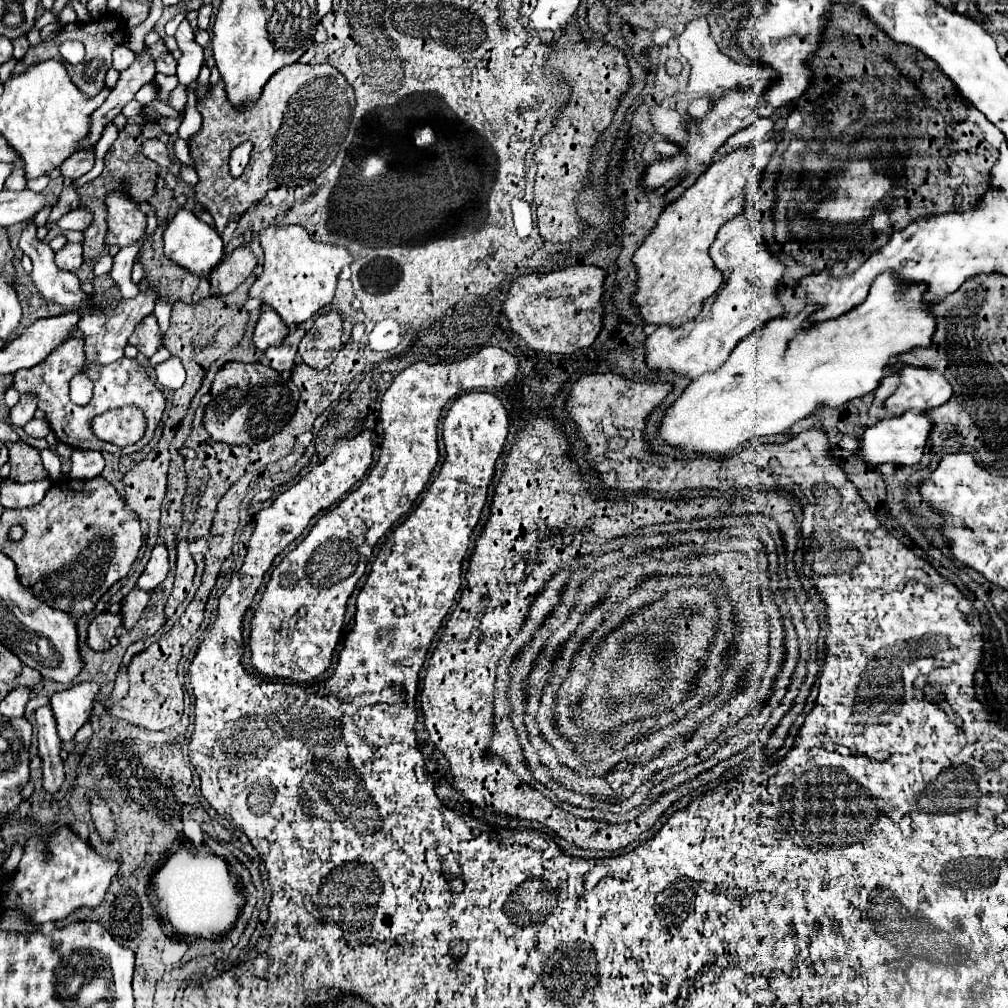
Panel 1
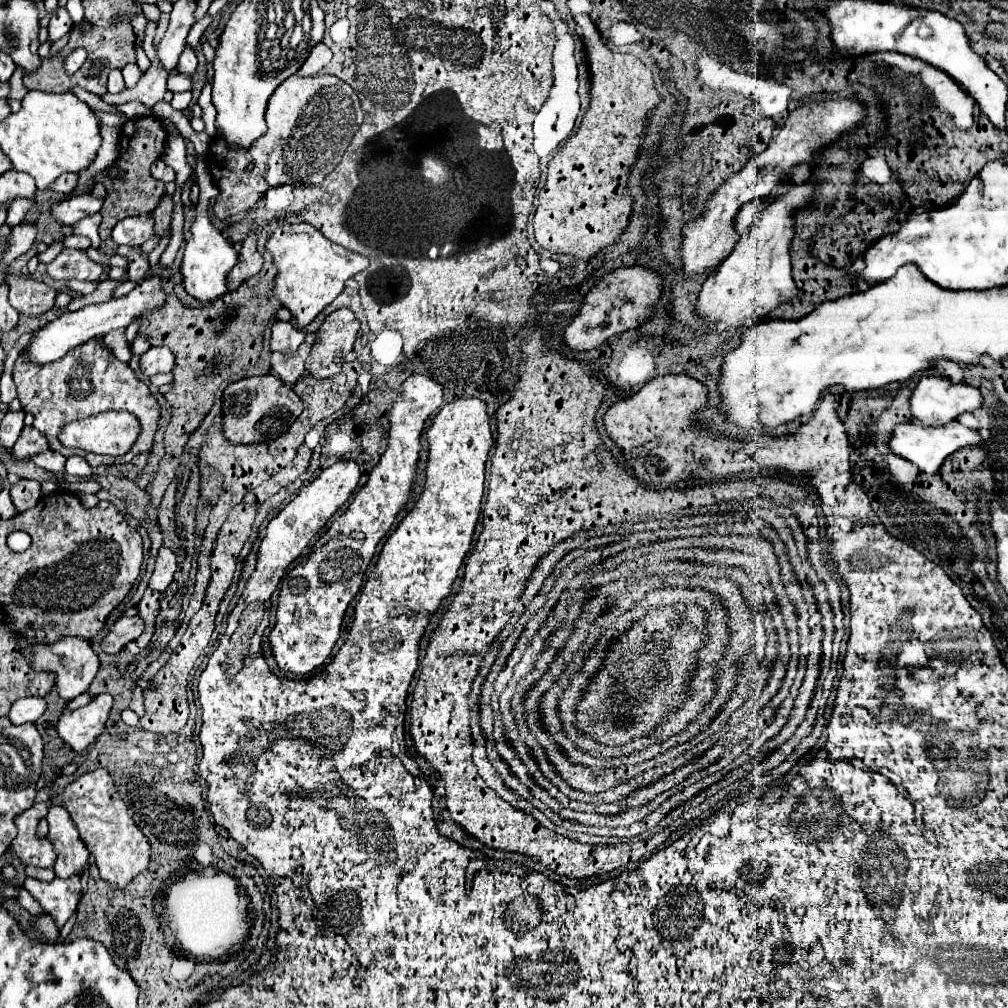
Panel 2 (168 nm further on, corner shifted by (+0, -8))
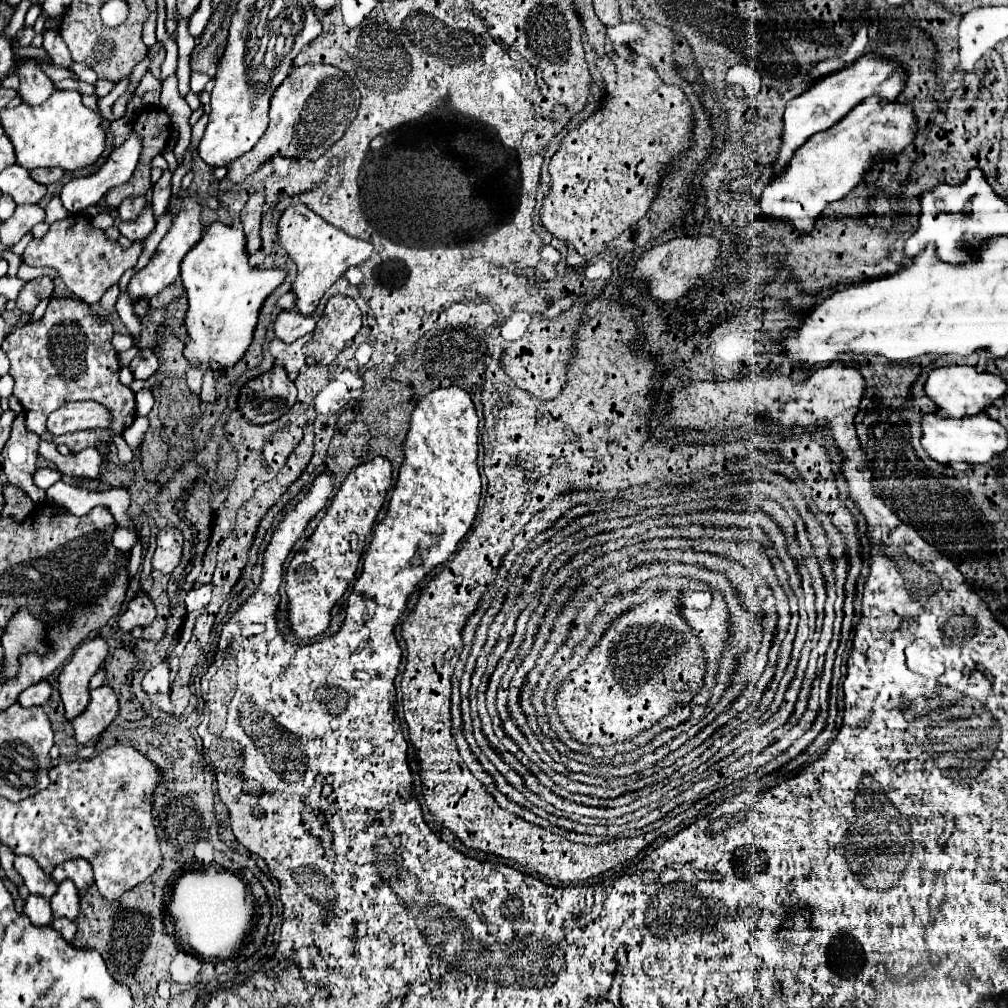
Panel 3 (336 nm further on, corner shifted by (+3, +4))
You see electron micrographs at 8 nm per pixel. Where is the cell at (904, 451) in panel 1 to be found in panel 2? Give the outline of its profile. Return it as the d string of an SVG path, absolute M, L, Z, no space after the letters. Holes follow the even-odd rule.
M952 421L948 425L940 425L940 427L922 427L922 425L916 425L916 423L902 423L892 431L890 441L888 441L888 449L894 455L904 457L906 461L918 465L922 473L938 473L942 461L950 453L954 453L954 451L958 451L960 447L966 447L966 445L982 445L982 437L978 435L978 431L968 429L968 427L964 427L956 421Z

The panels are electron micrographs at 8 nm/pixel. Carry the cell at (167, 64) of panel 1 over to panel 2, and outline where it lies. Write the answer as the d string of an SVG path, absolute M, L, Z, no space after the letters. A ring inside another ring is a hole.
M170 75L168 77L168 89L172 93L176 93L176 91L190 91L190 87L192 87L192 81L188 77L184 77L184 75Z

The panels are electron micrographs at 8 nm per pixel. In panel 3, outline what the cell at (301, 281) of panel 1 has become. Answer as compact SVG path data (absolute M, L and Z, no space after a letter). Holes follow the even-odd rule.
M307 205L287 207L279 219L279 243L285 247L289 257L297 265L297 281L293 283L293 293L297 295L297 307L303 315L317 309L325 291L349 269L357 267L369 259L373 245L369 241L347 235L343 229L327 223L317 213L313 215Z

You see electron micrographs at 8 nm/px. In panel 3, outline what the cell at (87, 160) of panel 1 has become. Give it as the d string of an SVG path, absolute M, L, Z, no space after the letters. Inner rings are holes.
M33 169L29 175L33 181L41 185L51 185L63 177L63 169Z

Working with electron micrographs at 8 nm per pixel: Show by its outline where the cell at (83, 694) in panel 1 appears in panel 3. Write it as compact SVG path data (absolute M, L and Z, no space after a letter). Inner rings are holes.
M103 685L91 691L91 705L73 721L77 743L99 737L119 713L119 701L111 687Z

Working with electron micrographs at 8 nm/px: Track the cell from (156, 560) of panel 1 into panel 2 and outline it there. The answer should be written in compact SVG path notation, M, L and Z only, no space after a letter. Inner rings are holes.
M162 547L158 551L158 557L156 557L156 567L154 567L154 573L152 573L152 579L148 583L148 587L152 591L166 591L166 587L172 583L172 577L174 577L174 571L176 571L176 557L170 549Z

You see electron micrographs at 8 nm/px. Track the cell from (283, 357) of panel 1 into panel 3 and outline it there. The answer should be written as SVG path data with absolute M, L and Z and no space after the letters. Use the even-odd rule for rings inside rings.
M311 333L299 337L295 343L283 343L281 339L273 339L269 349L271 349L271 355L275 357L275 363L285 367L285 371L289 375L297 375L299 369L305 365L305 355L301 351L301 347L311 339Z

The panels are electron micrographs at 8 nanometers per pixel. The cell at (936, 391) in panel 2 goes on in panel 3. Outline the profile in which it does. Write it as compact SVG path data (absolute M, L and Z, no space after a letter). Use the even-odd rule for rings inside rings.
M963 365L963 367L941 367L929 371L929 379L925 383L927 395L937 403L939 413L943 417L969 417L987 411L997 399L1001 399L1007 391L1007 383L1003 377L987 373L987 371L977 371L975 367Z

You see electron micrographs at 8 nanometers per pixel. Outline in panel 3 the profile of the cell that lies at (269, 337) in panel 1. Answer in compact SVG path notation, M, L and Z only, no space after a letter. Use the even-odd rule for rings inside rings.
M281 311L275 321L275 335L285 343L293 343L295 339L299 339L305 333L311 333L313 329L315 319L297 311Z

